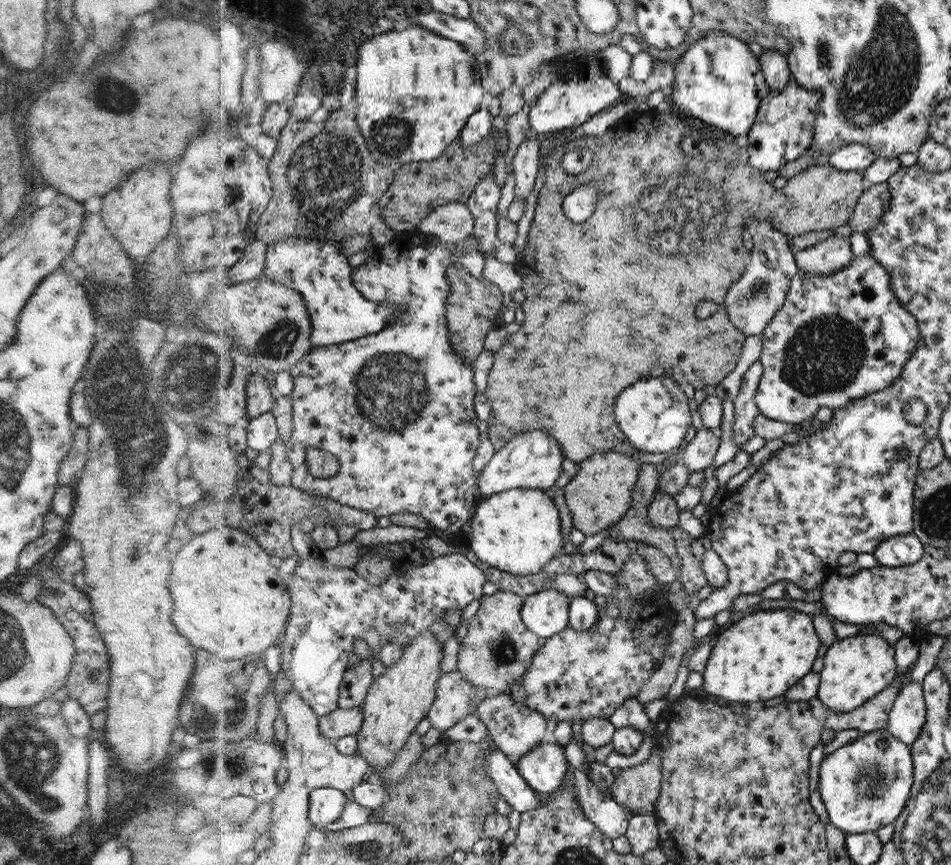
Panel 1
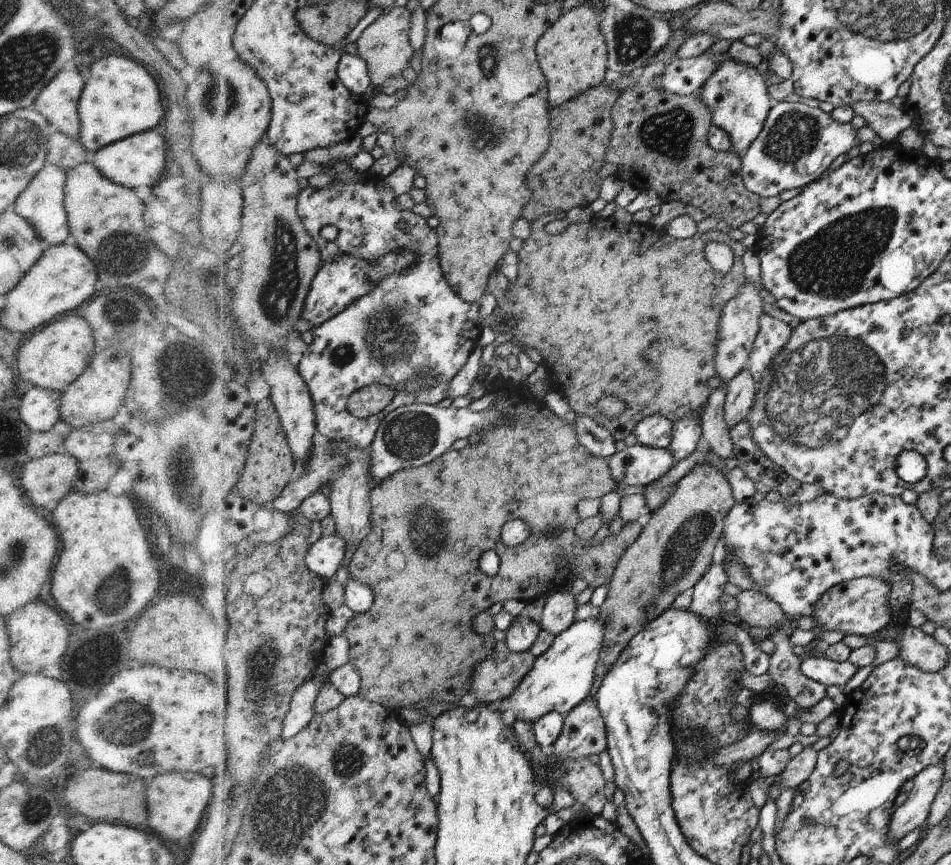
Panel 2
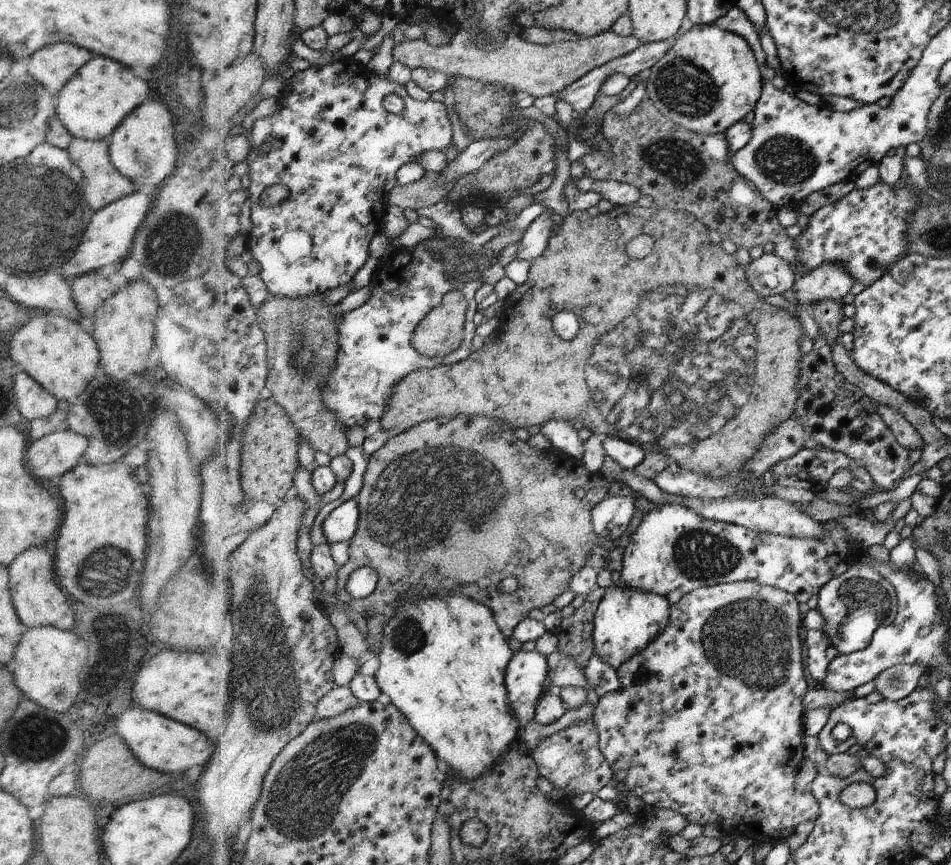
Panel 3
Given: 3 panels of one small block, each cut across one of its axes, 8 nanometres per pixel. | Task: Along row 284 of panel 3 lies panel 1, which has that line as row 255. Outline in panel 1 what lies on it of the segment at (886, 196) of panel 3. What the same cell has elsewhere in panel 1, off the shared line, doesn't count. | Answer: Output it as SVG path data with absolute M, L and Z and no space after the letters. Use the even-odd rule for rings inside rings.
M867 253L861 258L854 258L848 269L836 272L836 275L812 275L812 273L799 271L794 276L783 306L779 308L778 314L775 315L775 318L768 324L766 331L761 335L763 349L759 361L762 363L763 373L757 386L755 403L764 416L780 422L800 423L808 426L812 421L813 414L820 406L843 409L848 403L862 399L864 395L870 395L871 392L882 391L883 388L890 387L892 383L900 379L906 362L910 362L911 356L918 350L920 336L923 335L923 332L920 330L916 317L911 315L910 309L906 309L906 305L900 303L898 296L895 296L894 287L891 284L891 275L888 270L884 269L884 265L880 265L876 258Z

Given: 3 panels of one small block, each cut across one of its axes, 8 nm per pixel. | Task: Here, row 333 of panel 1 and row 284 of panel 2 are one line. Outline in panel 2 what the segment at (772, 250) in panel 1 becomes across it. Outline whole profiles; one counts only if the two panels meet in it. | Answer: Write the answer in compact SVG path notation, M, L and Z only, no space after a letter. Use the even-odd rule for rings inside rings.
M748 249L743 254L743 264L745 267L745 282L739 289L737 296L734 296L725 306L719 323L719 340L715 353L716 376L726 382L726 386L732 378L735 378L742 370L748 367L750 353L754 346L754 341L759 335L759 319L764 314L764 305L760 292L763 289L762 260L755 250Z

